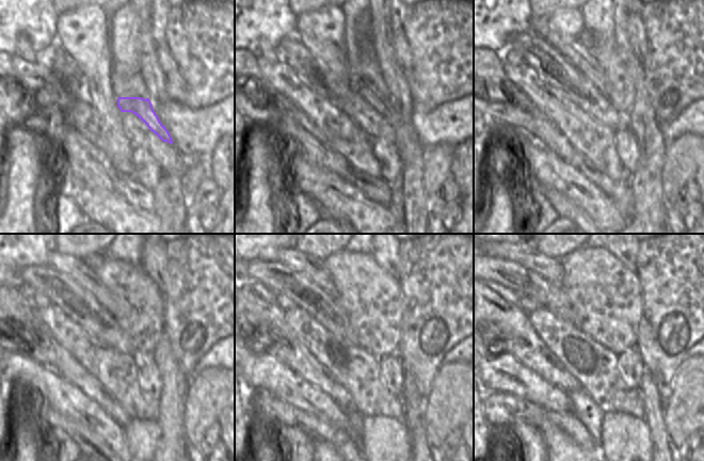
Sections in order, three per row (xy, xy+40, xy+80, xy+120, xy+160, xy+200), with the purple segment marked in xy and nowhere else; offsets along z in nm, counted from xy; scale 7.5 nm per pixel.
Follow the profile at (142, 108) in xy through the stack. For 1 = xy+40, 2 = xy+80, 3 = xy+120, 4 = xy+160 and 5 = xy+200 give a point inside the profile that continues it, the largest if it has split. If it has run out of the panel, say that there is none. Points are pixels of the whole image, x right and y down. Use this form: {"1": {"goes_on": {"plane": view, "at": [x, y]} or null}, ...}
{"1": {"goes_on": {"plane": "xy+40", "at": [353, 51]}}, "2": {"goes_on": {"plane": "xy+80", "at": [571, 48]}}, "3": {"goes_on": {"plane": "xy+120", "at": [75, 268]}}, "4": {"goes_on": {"plane": "xy+160", "at": [312, 267]}}, "5": {"goes_on": {"plane": "xy+200", "at": [550, 268]}}}

